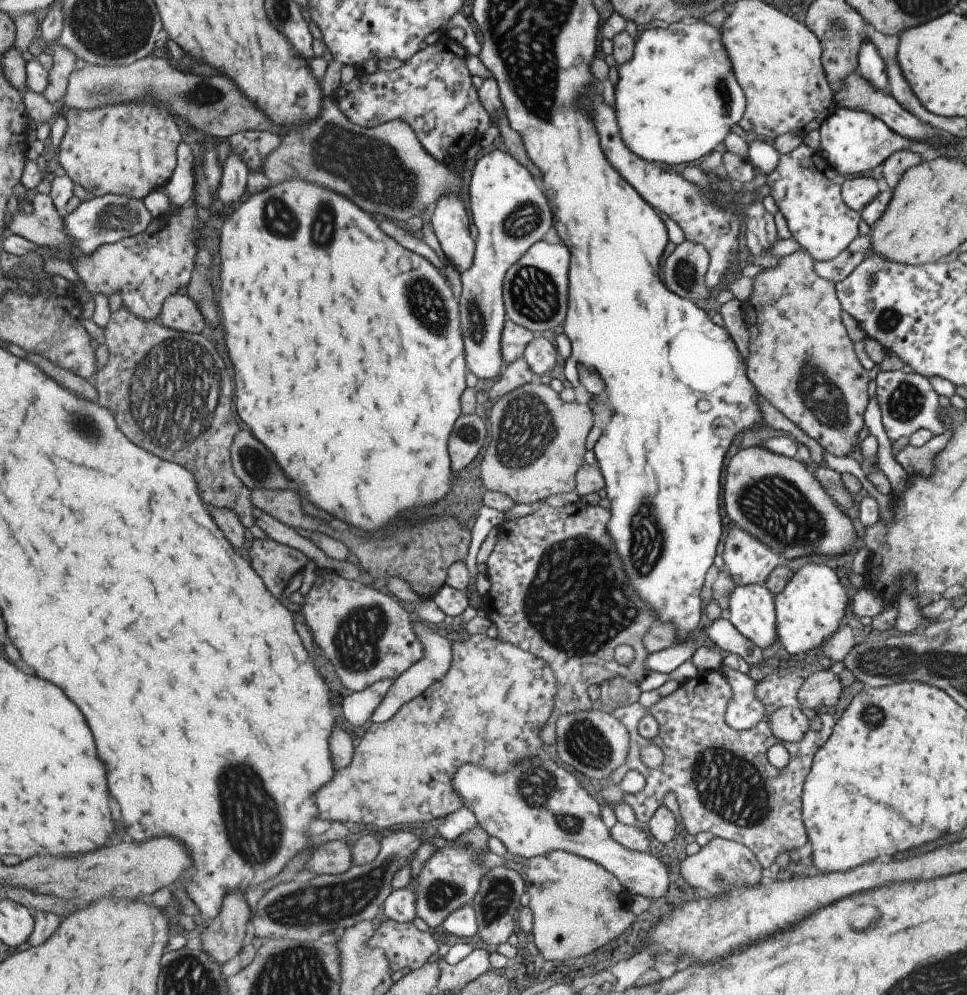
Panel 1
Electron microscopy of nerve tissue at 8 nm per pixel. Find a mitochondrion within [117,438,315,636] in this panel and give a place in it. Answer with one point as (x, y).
(258, 466)

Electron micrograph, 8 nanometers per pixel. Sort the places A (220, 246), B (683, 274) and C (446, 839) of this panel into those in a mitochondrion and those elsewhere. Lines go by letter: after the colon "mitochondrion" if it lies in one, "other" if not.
A: other
B: mitochondrion
C: other

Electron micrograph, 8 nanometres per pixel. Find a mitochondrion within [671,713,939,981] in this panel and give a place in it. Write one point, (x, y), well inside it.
(734, 788)

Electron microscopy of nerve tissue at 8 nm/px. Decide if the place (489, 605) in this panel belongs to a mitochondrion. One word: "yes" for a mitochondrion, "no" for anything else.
no

